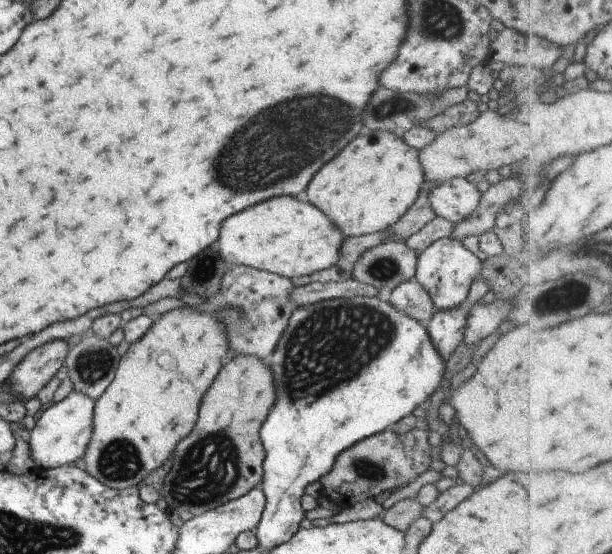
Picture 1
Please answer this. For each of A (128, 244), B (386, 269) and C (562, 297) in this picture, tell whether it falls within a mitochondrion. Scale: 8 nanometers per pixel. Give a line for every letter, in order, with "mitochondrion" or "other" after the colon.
A: other
B: mitochondrion
C: mitochondrion

